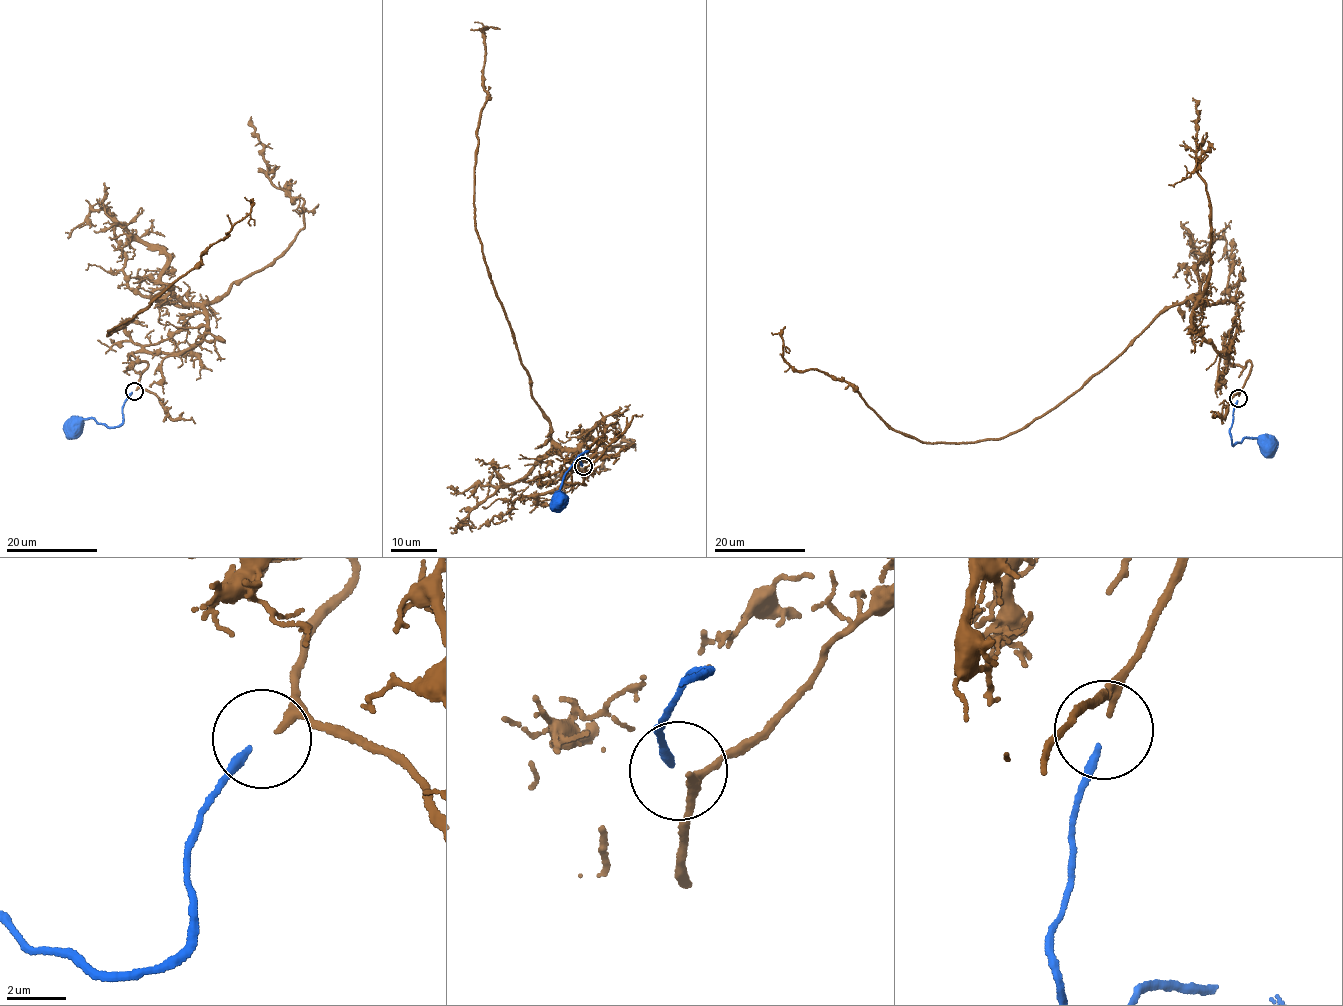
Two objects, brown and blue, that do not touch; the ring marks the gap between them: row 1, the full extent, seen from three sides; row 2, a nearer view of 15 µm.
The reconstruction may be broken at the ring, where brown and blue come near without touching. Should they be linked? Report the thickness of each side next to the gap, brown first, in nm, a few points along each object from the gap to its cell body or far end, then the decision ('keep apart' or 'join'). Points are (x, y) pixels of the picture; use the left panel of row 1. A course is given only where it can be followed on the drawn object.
280 nm thick on the brown side, 240 nm on the other; brown runs (136, 390), (148, 364), (129, 355), (184, 351), (206, 313), (171, 287), (108, 332), (227, 235), (245, 196); blue runs (132, 391), (122, 408), (123, 421), (112, 427), (92, 418), (74, 421); join

